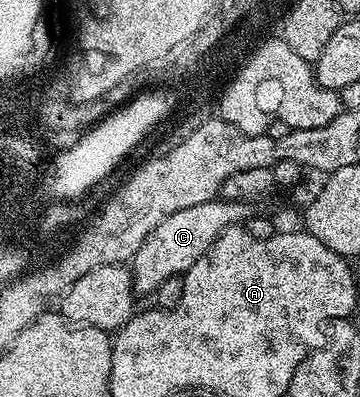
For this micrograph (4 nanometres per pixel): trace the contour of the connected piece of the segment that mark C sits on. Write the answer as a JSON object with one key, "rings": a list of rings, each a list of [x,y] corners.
{"rings":[[[214,200],[207,204],[194,204],[192,208],[182,208],[179,212],[171,212],[147,240],[135,252],[131,260],[131,269],[133,271],[133,288],[138,295],[149,294],[156,295],[159,284],[171,276],[180,274],[184,276],[209,250],[209,245],[222,234],[224,230],[229,229],[234,224],[241,224],[249,218],[251,209],[250,203],[245,200],[235,202],[226,202],[224,200]]]}

